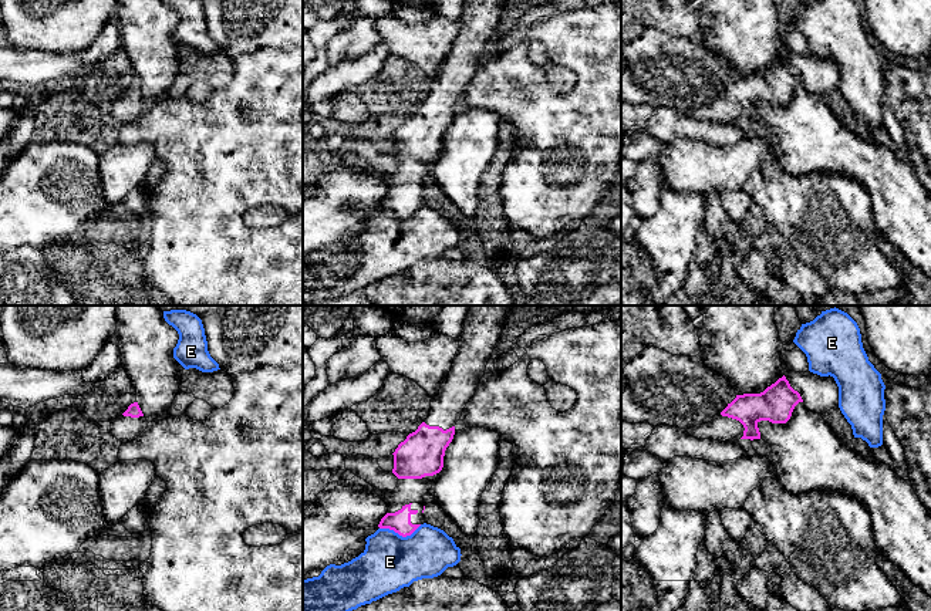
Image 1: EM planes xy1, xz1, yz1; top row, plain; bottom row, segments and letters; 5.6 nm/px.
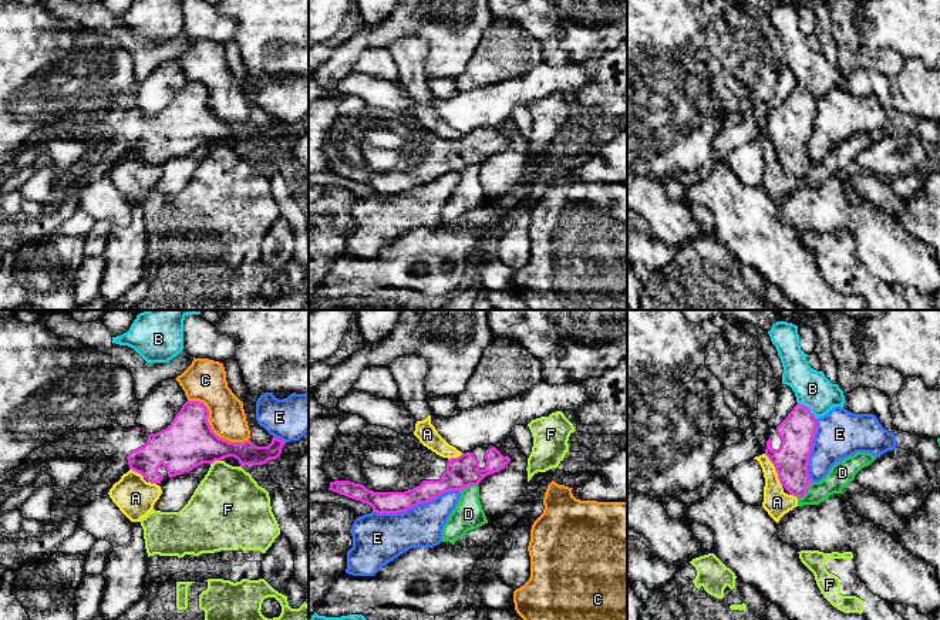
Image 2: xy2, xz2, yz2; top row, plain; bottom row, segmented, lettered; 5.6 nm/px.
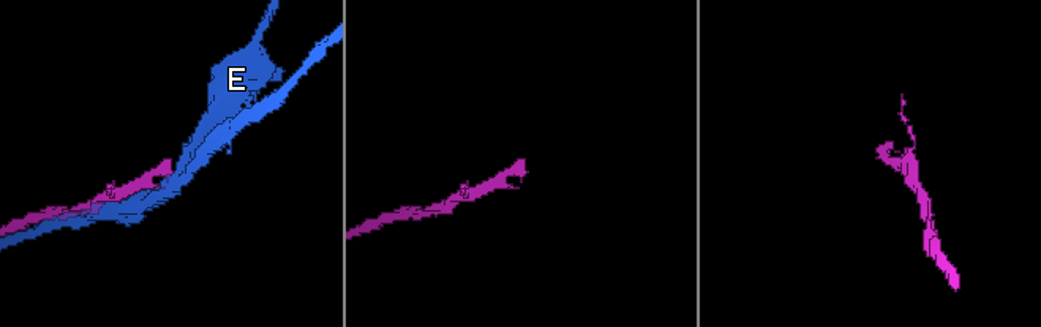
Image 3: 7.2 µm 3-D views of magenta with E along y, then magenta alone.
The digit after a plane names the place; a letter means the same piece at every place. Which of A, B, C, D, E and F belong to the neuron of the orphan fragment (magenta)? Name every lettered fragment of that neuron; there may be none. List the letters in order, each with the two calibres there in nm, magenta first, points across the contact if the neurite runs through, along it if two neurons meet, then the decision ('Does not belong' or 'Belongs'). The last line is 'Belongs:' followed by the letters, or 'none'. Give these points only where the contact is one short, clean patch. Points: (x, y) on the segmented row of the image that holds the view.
A: Thickness 200 nm (magenta) against 150 nm. Does not belong
B: Thickness 200 nm (magenta) against 200 nm. Boundary: yz2 (798, 403), (804, 404), (815, 418). Does not belong
C: Thickness 280 nm (magenta) against 220 nm. Boundary: xy2 (188, 398), (205, 405), (208, 424), (219, 437), (249, 440). Does not belong
D: Thickness 190 nm (magenta) against 140 nm. Boundary: yz2 (811, 481), (807, 491), (798, 498). Does not belong
E: Thickness 130 nm (magenta) against 280 nm. Does not belong
F: Thickness 280 nm (magenta) against 380 nm. Boundary: xy2 (221, 460), (211, 464). Does not belong
Belongs: none

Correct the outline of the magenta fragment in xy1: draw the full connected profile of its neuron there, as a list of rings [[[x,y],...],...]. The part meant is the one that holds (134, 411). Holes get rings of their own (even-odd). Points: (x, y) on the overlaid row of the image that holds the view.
[[[134,402],[128,409],[111,422],[111,433],[122,443],[135,440],[148,426],[138,402]]]

